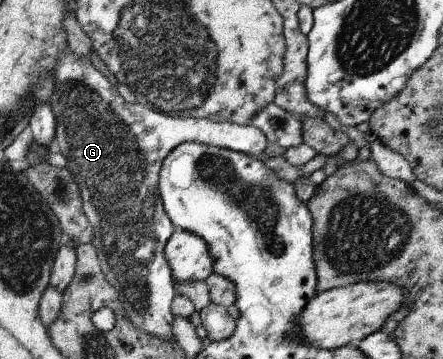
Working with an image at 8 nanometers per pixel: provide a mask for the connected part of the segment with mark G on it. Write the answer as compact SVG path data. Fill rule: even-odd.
M69 48L68 52L57 61L57 67L53 69L53 75L55 75L55 91L52 95L52 101L49 103L53 107L56 121L56 134L53 146L56 151L66 158L67 162L65 167L69 173L72 173L75 181L77 181L77 185L79 185L83 211L85 211L85 217L87 217L87 221L91 223L91 227L93 227L96 236L96 239L92 241L92 244L98 252L101 271L103 271L103 275L105 275L107 281L111 283L111 287L115 287L118 291L119 303L121 303L123 309L125 309L127 317L131 319L131 325L133 325L133 327L139 327L141 331L145 331L145 333L149 333L149 335L155 335L159 341L161 341L161 339L167 341L167 343L169 343L169 341L176 341L175 337L173 337L173 319L175 319L175 316L171 311L171 304L173 303L173 298L176 296L177 291L175 289L173 276L171 275L171 269L169 269L169 263L167 263L167 259L165 259L165 245L169 241L171 235L173 235L175 227L164 209L161 193L159 191L159 174L162 162L165 161L165 157L173 151L174 147L184 143L205 144L219 147L219 149L230 149L231 151L261 158L262 155L265 155L265 148L268 145L267 138L263 135L263 132L259 131L253 124L237 125L236 123L228 121L215 123L212 119L173 117L172 115L165 115L165 113L153 109L149 104L139 100L135 103L127 103L119 92L117 92L117 89L111 85L111 81L93 65L89 57L83 57L83 59L81 59L81 57L77 57L75 53L69 51Z

